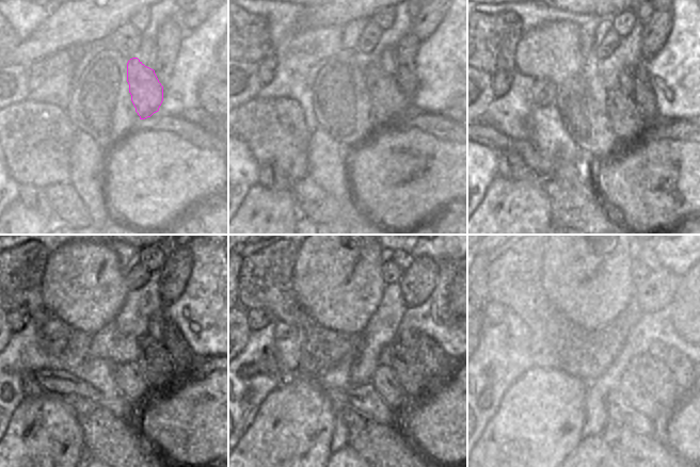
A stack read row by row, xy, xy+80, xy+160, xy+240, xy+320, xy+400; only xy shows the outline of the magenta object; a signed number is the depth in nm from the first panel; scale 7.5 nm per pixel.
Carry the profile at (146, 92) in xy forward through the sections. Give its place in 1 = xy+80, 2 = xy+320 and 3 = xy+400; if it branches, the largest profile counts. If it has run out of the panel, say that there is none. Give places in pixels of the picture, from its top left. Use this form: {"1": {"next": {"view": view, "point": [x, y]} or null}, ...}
{"1": {"next": {"view": "xy+80", "point": [387, 100]}}, "2": {"next": {"view": "xy+320", "point": [407, 368]}}, "3": {"next": {"view": "xy+400", "point": [654, 374]}}}

